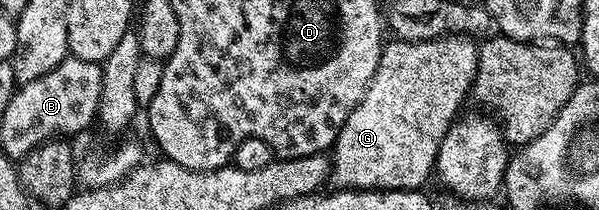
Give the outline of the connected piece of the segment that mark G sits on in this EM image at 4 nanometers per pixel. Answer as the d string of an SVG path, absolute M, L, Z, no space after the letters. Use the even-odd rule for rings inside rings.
M441 36L439 40L423 40L422 42L393 39L391 43L383 45L376 73L366 90L366 94L360 99L358 106L350 114L350 118L346 118L342 130L336 135L335 144L330 149L330 159L332 162L330 180L331 183L336 183L333 185L337 189L363 190L365 192L414 192L423 189L425 187L423 184L427 182L428 176L430 180L430 177L433 175L438 146L442 146L442 138L446 138L446 130L450 130L450 126L457 119L458 113L461 111L461 109L459 110L460 103L464 99L466 101L469 99L472 83L476 77L478 58L480 57L478 44L475 39L467 36Z

